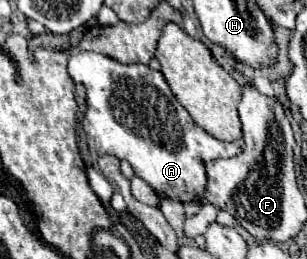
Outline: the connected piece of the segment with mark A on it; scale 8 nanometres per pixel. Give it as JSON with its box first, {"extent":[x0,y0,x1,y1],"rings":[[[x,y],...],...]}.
{"extent":[68,53,242,203],"rings":[[[76,53],[70,57],[68,73],[76,83],[82,83],[86,87],[88,111],[84,115],[82,125],[88,139],[94,143],[94,149],[100,155],[106,153],[128,161],[134,173],[142,177],[160,197],[176,199],[182,203],[202,199],[202,195],[206,193],[204,163],[214,159],[228,159],[242,151],[240,143],[218,141],[202,127],[198,127],[194,119],[188,115],[188,111],[172,95],[164,75],[160,71],[150,69],[148,65],[122,65],[100,53]]]}

